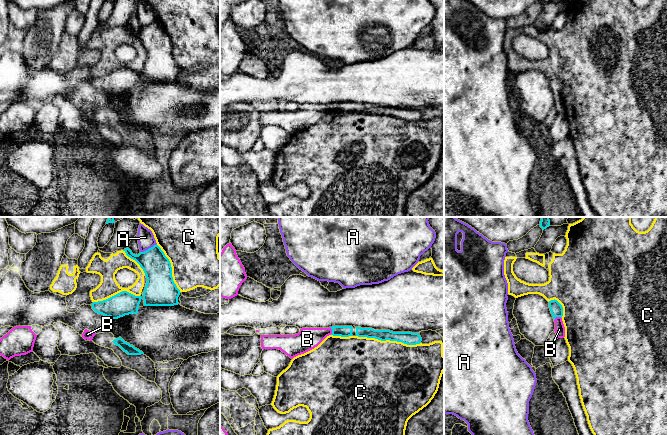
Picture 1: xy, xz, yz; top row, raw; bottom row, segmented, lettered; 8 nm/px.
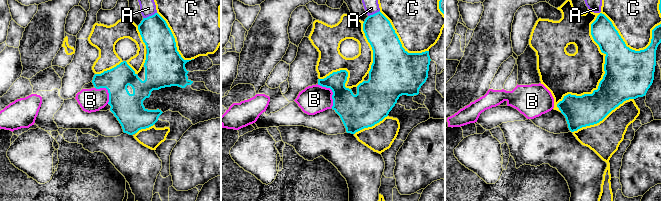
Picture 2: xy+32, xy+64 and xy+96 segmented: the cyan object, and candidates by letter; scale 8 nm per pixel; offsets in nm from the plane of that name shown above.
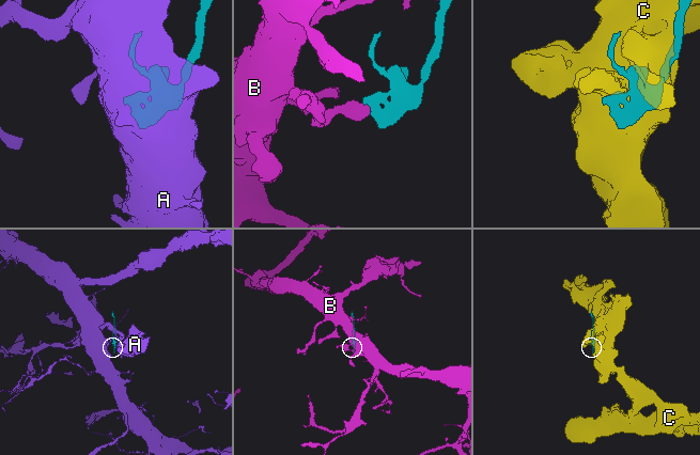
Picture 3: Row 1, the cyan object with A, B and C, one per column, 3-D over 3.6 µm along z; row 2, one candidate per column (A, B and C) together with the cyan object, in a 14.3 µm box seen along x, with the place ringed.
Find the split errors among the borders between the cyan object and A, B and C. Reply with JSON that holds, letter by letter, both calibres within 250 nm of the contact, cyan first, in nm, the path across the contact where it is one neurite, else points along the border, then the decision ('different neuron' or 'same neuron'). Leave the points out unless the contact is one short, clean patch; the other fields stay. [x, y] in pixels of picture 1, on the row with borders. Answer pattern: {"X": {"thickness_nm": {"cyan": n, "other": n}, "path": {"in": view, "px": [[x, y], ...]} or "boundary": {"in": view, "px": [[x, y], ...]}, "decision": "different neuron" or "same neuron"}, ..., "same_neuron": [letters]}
{"A": {"thickness_nm": {"cyan": 220, "other": 140}, "boundary": {"in": "xy", "px": [[156, 243], [140, 252]]}, "decision": "different neuron"}, "B": {"thickness_nm": {"cyan": 100, "other": 80}, "boundary": {"in": "yz", "px": [[561, 317], [556, 317], [554, 320]]}, "decision": "different neuron"}, "C": {"thickness_nm": {"cyan": 110, "other": 480}, "decision": "different neuron"}, "same_neuron": []}

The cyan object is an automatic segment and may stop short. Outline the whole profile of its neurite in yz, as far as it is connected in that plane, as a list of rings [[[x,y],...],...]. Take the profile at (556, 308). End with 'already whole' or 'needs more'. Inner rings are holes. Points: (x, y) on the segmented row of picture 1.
[[[554,299],[554,300],[549,301],[549,308],[554,320],[556,317],[562,318],[563,307],[557,300]]] | already whole

